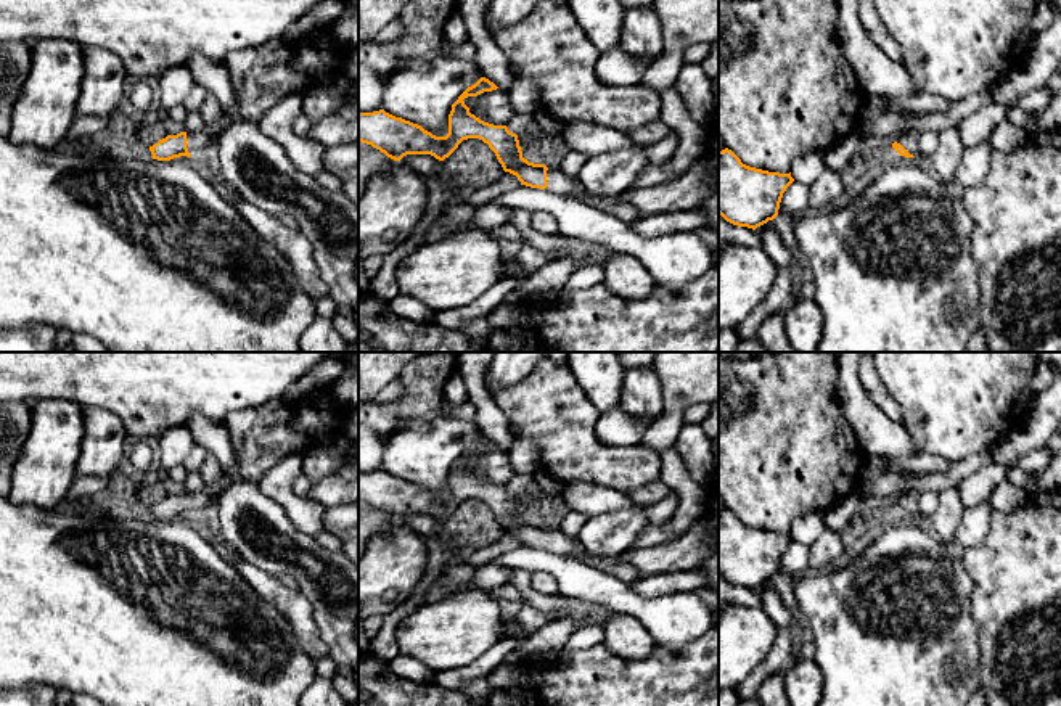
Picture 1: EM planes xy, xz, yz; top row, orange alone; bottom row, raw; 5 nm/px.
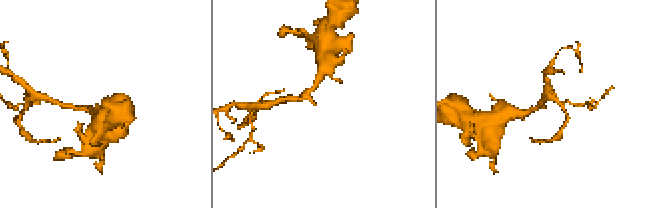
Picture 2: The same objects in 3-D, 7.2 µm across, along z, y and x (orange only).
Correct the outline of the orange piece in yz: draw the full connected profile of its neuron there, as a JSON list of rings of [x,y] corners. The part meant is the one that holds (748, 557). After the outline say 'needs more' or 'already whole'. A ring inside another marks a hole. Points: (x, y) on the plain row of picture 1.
[[[728,508],[719,511],[719,574],[730,584],[756,590],[778,576],[789,534],[749,527]]]; already whole

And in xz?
[[[485,437],[468,447],[452,465],[445,497],[436,497],[421,486],[395,478],[384,470],[358,473],[358,502],[371,505],[394,521],[400,521],[407,515],[431,515],[444,521],[463,500],[479,499],[495,513],[503,531],[516,536],[521,545],[587,561],[590,553],[577,539],[545,524],[529,523],[522,518],[516,494],[510,492],[506,486],[484,482],[469,473],[465,458],[497,449]]]; needs more

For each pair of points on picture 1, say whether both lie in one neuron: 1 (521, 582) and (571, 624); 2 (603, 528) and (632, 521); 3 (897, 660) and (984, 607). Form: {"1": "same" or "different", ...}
{"1": "different", "2": "same", "3": "different"}

